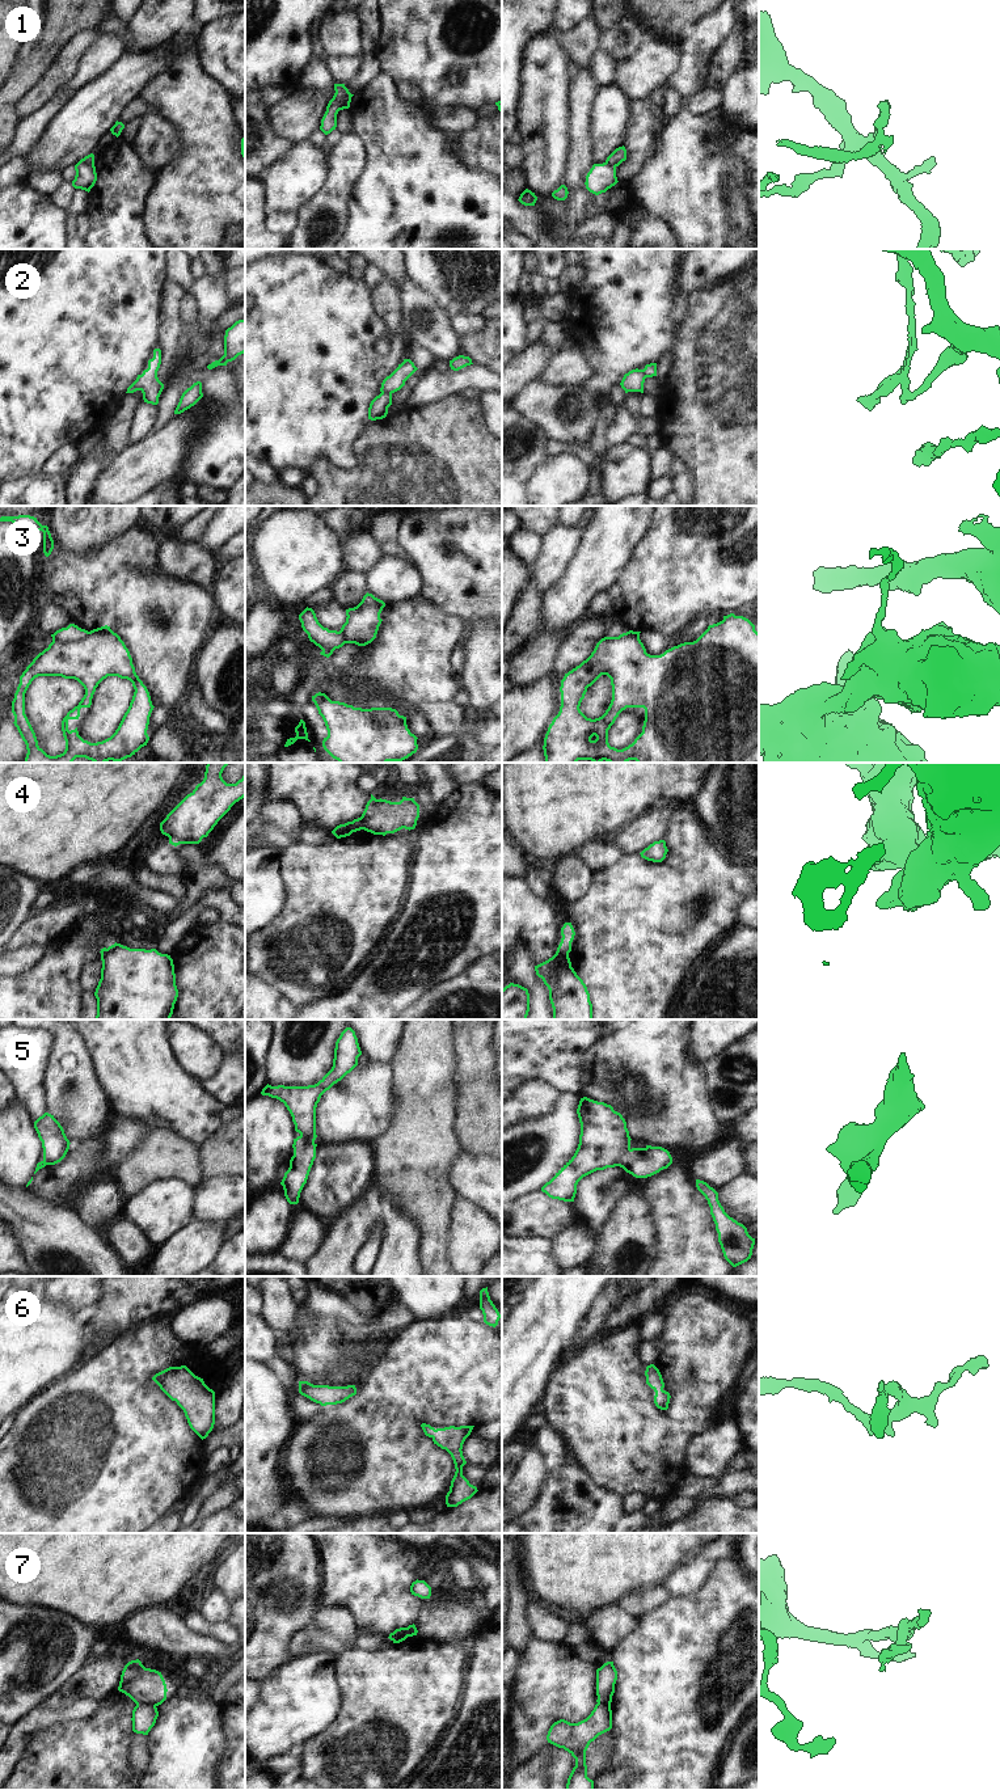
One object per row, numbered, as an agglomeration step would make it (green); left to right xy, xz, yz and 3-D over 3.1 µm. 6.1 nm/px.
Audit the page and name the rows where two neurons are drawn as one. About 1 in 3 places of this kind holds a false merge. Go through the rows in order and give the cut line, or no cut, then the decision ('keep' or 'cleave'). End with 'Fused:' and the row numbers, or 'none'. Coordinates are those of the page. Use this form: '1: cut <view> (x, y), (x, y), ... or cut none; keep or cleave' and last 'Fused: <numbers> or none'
1: cut xz (350, 97), (333, 98); cleave
2: cut none; keep
3: cut xy (88, 632), (83, 638), (74, 641), (53, 641); cleave
4: cut yz (556, 952), (568, 955); cleave
5: cut yz (629, 1148), (616, 1165); cleave
6: cut none; keep
7: cut xy (136, 1702), (150, 1702), (155, 1706); cleave
Fused: 1, 3, 4, 5, 7

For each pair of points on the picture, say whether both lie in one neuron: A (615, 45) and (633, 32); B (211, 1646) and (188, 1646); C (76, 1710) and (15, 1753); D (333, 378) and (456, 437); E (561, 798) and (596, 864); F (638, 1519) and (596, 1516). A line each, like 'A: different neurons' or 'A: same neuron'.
A: same neuron
B: same neuron
C: same neuron
D: different neurons
E: different neurons
F: different neurons

